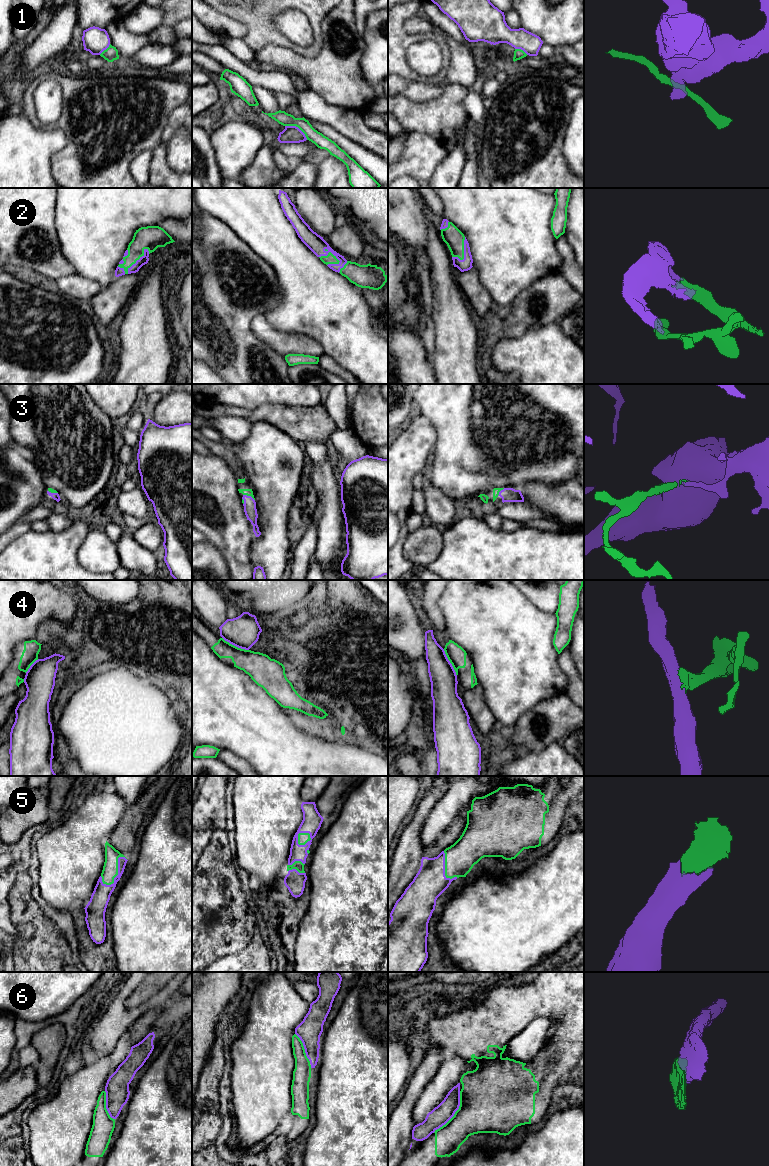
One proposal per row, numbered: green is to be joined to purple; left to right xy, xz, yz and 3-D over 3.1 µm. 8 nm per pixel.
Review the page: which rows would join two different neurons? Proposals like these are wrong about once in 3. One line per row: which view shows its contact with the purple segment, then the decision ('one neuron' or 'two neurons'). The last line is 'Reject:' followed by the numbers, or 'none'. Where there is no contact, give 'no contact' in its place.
1: contact in xz; two neurons
2: contact in xz; one neuron
3: contact in xz; one neuron
4: contact in xz; two neurons
5: contact in xy; one neuron
6: contact in yz; two neurons
Reject: 1, 4, 6

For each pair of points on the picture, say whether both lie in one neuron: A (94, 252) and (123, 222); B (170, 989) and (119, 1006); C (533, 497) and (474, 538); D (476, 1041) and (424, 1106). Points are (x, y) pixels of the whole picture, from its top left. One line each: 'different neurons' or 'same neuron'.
A: same neuron
B: same neuron
C: different neurons
D: different neurons

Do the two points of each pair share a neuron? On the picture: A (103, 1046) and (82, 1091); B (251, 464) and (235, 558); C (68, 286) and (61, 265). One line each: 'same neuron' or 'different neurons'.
A: different neurons
B: different neurons
C: different neurons

